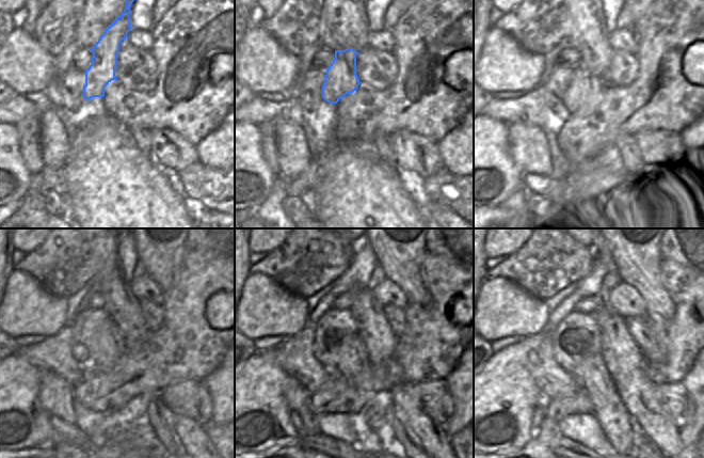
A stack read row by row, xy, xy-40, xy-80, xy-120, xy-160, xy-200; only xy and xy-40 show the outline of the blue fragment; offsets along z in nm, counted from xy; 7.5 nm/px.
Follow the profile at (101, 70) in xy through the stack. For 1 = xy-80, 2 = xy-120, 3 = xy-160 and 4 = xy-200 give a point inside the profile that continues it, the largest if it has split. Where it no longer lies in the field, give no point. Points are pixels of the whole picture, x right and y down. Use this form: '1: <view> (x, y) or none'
1: xy-80 (585, 88)
2: xy-120 (111, 342)
3: xy-160 (353, 358)
4: xy-200 (592, 375)

